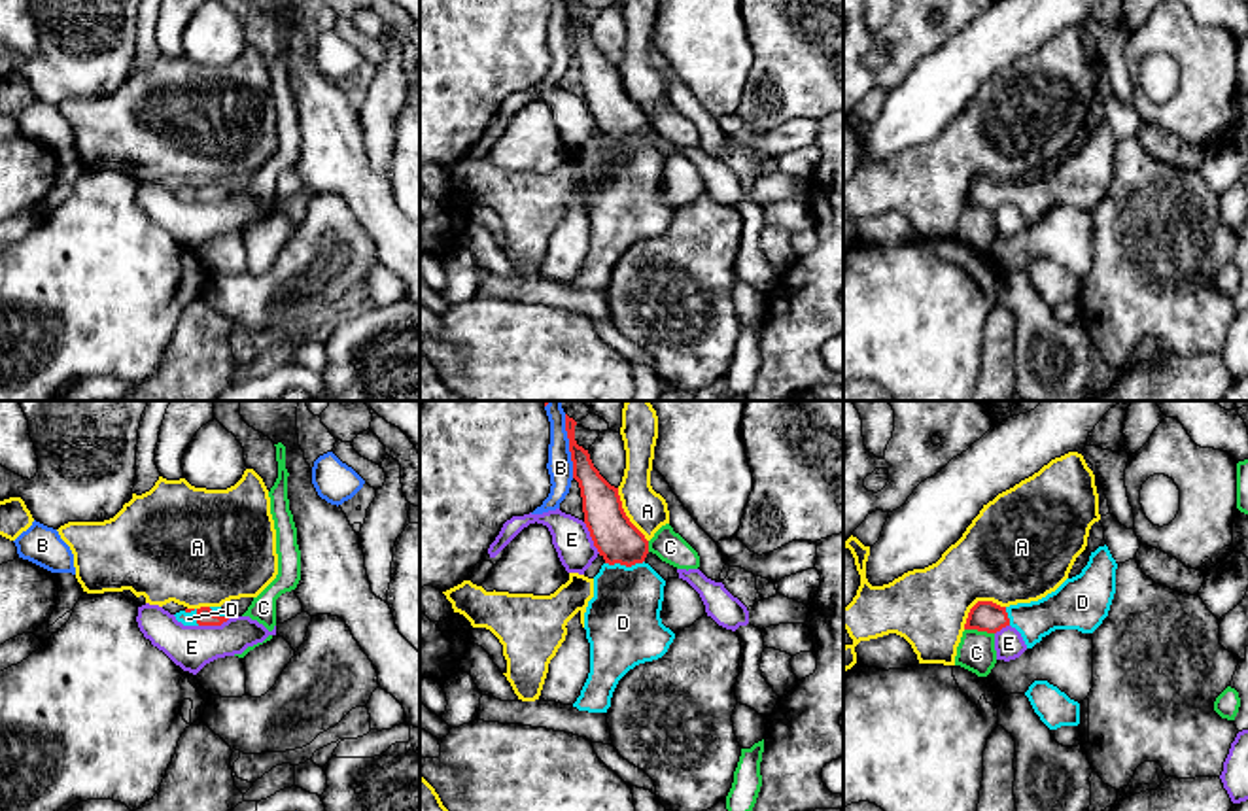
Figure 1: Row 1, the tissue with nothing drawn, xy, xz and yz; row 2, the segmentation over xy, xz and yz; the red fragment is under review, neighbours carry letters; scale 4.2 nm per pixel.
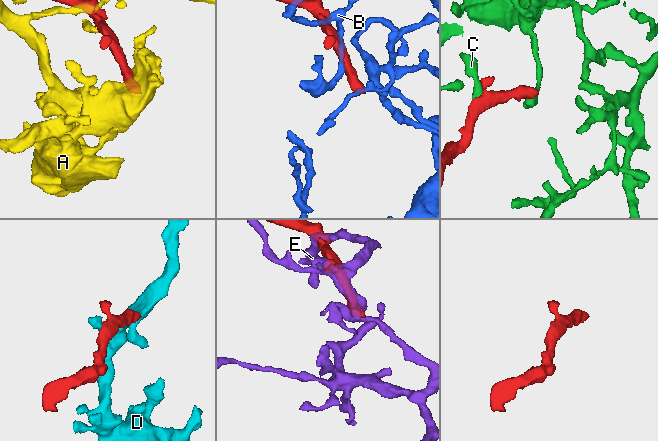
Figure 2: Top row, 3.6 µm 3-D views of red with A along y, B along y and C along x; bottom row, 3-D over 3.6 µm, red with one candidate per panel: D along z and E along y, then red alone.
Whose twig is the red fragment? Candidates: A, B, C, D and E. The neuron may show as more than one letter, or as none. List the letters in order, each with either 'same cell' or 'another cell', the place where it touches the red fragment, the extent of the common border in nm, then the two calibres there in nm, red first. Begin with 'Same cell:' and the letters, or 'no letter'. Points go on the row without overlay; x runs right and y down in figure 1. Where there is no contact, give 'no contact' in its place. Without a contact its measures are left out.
Same cell: D
A: another cell; meets red in yz at (978, 178); contact 200 nm long; 130 nm thick on the red side, 420 nm on the other
B: another cell; meets red in xz at (570, 27); contact 240 nm long; 160 nm thick on the red side, 110 nm on the other
C: another cell; meets red in yz at (980, 207); contact 130 nm long; 130 nm thick on the red side, 160 nm on the other
D: same cell; meets red in xz at (624, 140); contact 170 nm long; 190 nm thick on the red side, 320 nm on the other
E: another cell; meets red in xz at (590, 112); contact 150 nm long; 190 nm thick on the red side, 160 nm on the other

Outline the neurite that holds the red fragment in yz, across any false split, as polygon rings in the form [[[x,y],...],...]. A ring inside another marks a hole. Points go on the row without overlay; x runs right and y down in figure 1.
[[[1099,123],[1080,151],[1066,155],[1038,178],[1010,183],[978,178],[968,189],[964,206],[997,210],[1012,202],[1021,210],[1027,225],[1055,206],[1093,210],[1108,193],[1116,170],[1116,146],[1108,123]]]

